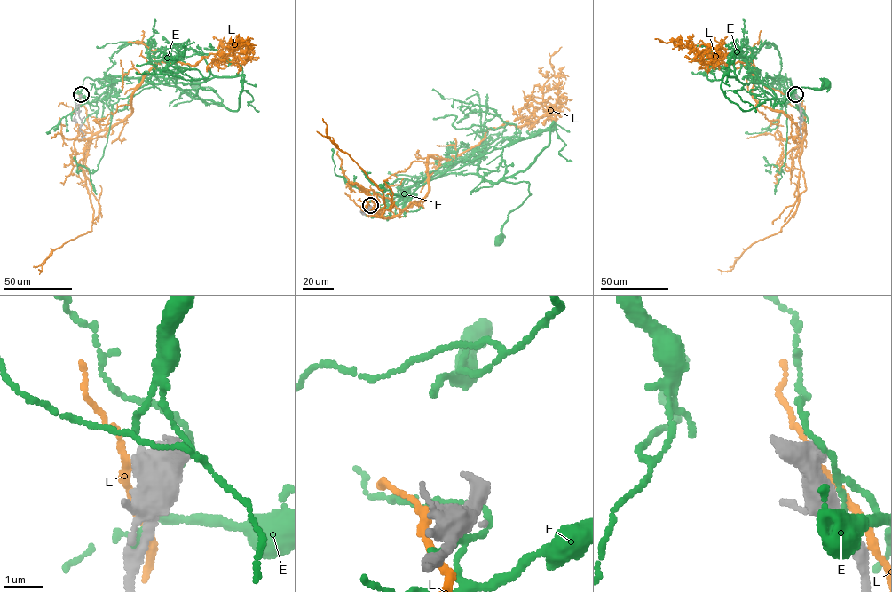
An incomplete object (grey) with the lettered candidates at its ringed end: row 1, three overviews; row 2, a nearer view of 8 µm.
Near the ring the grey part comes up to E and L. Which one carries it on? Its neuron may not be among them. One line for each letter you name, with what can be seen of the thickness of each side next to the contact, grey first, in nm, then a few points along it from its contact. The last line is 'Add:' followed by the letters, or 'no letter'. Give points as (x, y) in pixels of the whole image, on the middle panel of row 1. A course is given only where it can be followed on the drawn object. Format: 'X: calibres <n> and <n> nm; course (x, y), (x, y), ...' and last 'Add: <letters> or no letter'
Add: no letter

